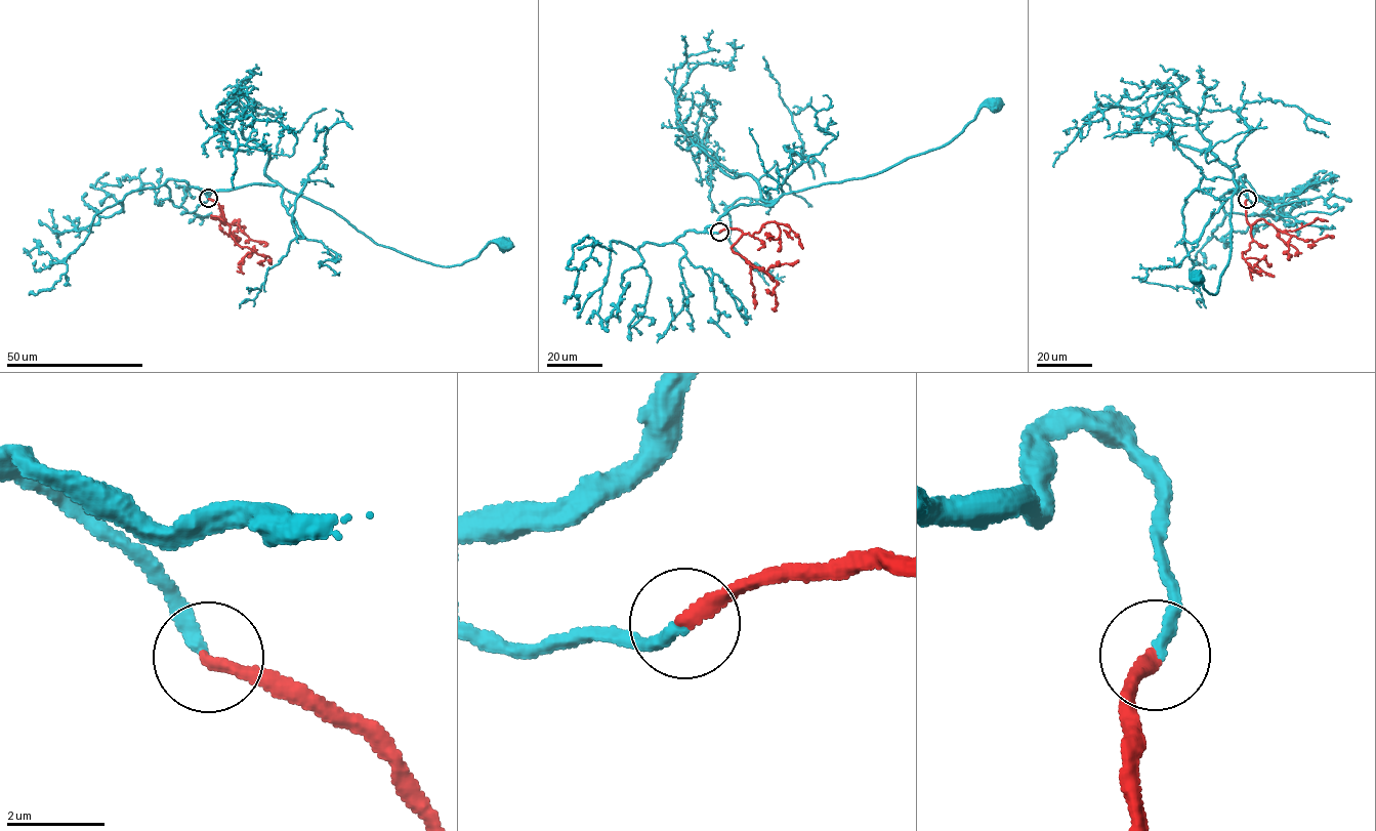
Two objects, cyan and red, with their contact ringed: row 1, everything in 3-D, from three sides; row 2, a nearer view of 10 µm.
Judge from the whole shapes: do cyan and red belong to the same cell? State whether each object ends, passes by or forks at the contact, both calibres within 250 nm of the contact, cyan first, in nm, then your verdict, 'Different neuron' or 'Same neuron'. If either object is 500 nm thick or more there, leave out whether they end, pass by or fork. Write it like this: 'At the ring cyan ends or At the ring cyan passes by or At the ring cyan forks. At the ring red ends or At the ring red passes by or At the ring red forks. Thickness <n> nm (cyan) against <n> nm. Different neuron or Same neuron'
At the ring cyan ends. At the ring red ends. Thickness 240 nm (cyan) against 280 nm. Same neuron

